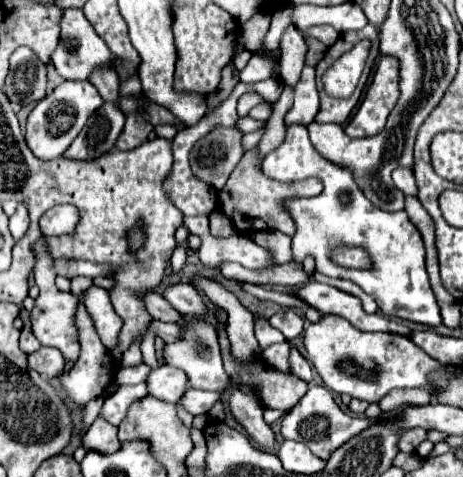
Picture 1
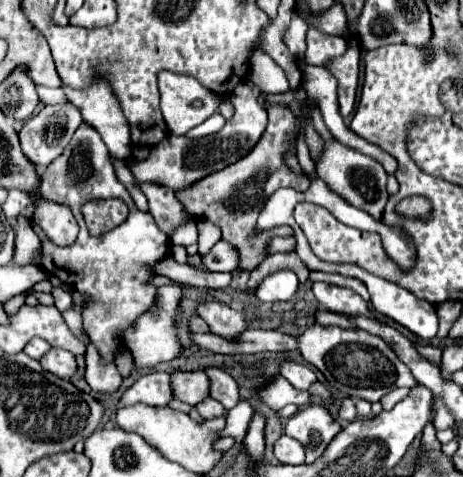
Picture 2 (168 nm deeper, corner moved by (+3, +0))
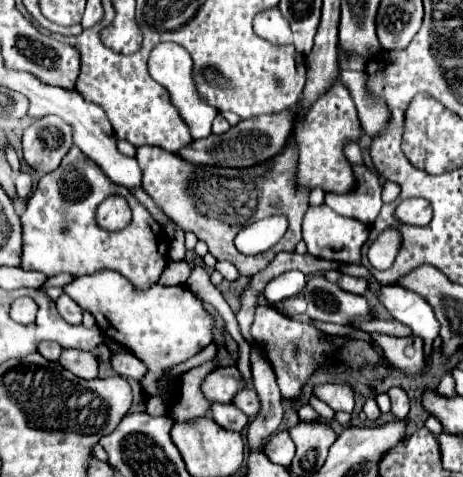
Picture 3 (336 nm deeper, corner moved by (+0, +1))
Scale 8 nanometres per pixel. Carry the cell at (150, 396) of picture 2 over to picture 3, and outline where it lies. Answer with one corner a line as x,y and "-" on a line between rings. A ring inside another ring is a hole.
130,352
112,354
112,368
116,374
124,378
134,378
136,382
140,382
142,376
146,376
146,366

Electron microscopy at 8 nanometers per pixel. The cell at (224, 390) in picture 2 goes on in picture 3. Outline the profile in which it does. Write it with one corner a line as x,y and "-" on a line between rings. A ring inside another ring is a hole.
244,388
242,392
238,392
238,396
234,396
232,404
238,406
248,418
254,418
256,412
258,412
258,408
260,408
256,392
254,392
254,390
248,390
248,388

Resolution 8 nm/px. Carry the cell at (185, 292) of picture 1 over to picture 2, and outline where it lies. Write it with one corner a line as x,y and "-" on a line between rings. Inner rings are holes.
209,301
209,303
199,305
197,311
207,321
207,325
211,327
213,333
217,333
229,341
235,341
237,335
241,335
243,331
249,329
249,321
245,319
245,315
237,309
227,307
225,303

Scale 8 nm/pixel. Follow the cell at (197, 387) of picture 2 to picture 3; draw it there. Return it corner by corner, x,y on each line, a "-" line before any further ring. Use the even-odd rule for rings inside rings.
218,366
204,378
200,386
204,398
210,404
212,402
232,402
232,396
242,388
244,388
244,380
236,366

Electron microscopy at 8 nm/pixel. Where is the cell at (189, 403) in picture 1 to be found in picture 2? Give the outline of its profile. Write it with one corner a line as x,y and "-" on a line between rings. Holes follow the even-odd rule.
211,397
207,401
201,401
195,409
199,409
199,415
203,419
215,419
215,417
225,417
227,415
227,409
219,401
215,401

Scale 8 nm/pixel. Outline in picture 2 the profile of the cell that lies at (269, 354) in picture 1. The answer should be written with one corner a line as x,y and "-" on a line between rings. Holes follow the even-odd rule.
281,361
281,375
295,387
295,389
301,389
301,391
307,391
311,383
317,381
315,373
307,367
307,365
301,365
301,363
295,363
295,361

